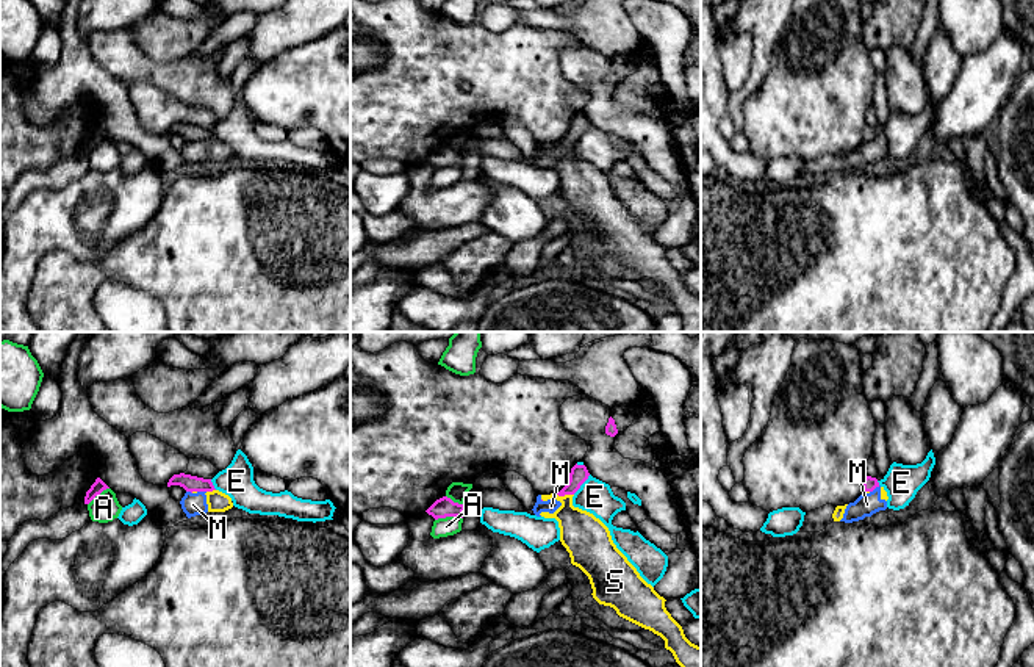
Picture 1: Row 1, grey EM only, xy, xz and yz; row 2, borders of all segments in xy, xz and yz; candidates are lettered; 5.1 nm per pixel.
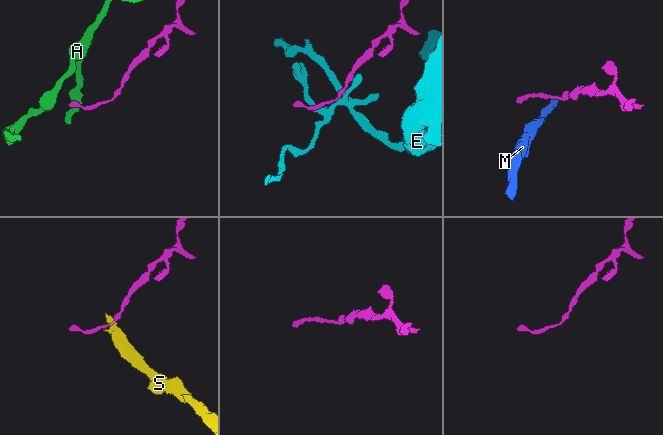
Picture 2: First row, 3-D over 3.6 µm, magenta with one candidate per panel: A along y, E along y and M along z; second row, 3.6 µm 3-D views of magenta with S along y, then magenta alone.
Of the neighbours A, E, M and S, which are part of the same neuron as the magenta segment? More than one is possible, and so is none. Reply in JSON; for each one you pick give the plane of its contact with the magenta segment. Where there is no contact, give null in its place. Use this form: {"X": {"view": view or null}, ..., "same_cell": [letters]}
{"same_cell": []}

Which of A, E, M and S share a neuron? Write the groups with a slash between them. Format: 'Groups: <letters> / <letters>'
Groups: A / E / M S

